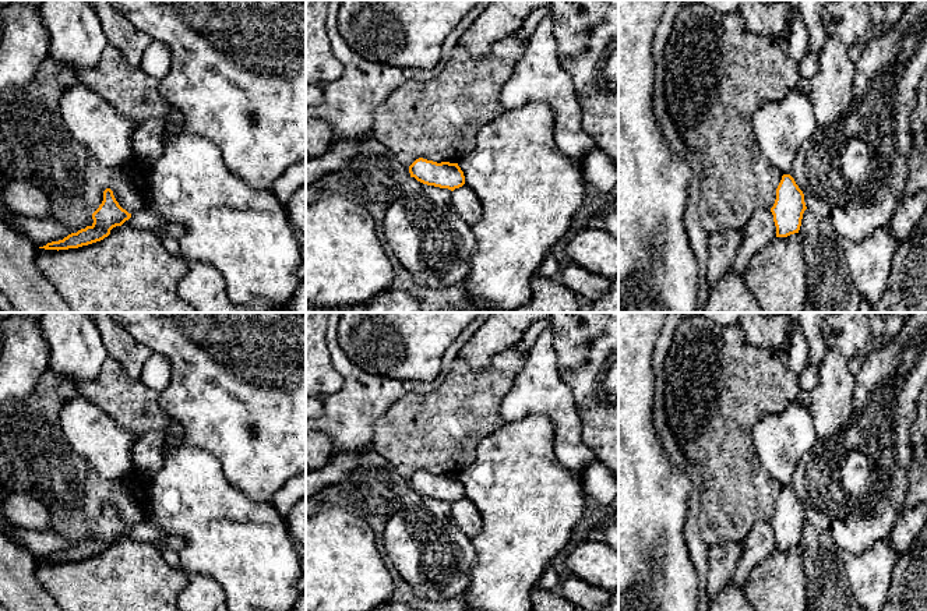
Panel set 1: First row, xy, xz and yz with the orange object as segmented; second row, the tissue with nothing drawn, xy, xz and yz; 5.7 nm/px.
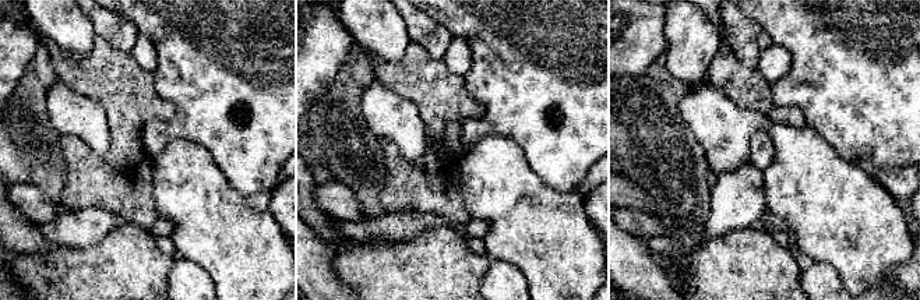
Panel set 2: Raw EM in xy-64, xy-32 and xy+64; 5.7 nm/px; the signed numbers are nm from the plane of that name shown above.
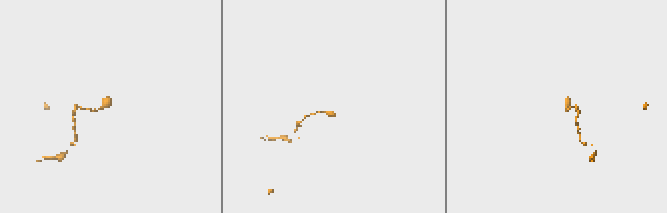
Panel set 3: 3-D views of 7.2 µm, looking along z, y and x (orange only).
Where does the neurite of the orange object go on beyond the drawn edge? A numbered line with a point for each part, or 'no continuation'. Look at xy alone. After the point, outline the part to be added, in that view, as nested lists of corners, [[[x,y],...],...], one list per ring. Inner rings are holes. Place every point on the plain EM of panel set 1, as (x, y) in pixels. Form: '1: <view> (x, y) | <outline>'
no continuation

